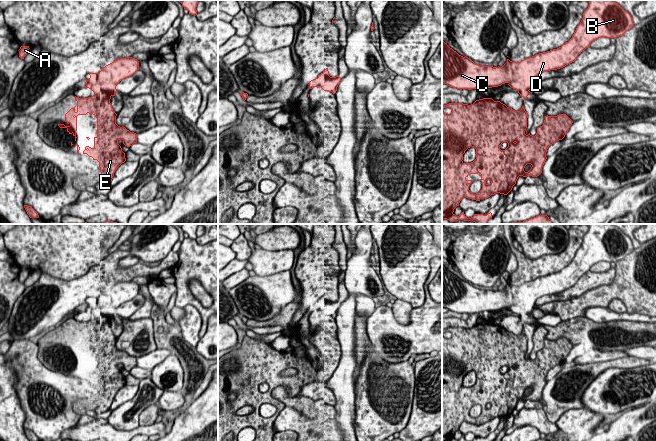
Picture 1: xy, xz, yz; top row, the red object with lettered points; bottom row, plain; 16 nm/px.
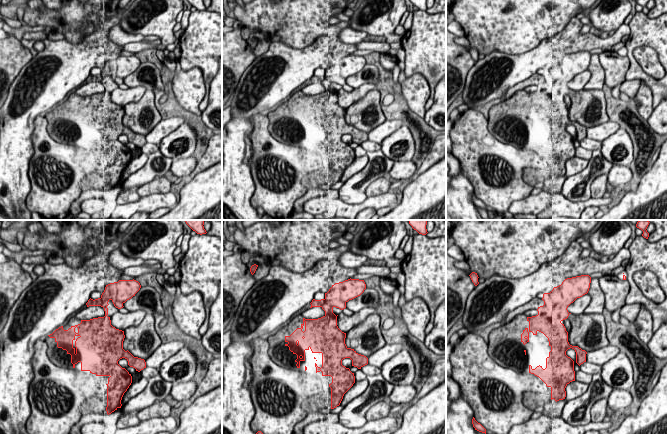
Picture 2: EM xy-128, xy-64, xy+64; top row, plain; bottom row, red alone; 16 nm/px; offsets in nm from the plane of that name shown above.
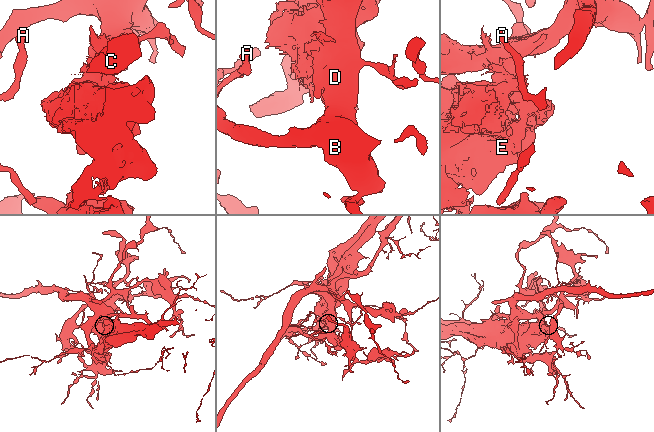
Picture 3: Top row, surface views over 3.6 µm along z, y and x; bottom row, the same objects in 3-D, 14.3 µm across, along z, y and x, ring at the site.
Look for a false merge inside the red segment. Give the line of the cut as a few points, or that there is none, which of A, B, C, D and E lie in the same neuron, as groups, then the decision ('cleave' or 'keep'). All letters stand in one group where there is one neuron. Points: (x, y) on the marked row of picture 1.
cut xy (112, 62), (110, 77), (116, 84); groups A B C D / E; cleave

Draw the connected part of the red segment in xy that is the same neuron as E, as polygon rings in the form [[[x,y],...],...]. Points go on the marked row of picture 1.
[[[112,63],[102,68],[97,74],[98,83],[93,87],[94,96],[88,98],[75,96],[77,105],[65,114],[65,122],[68,125],[58,124],[60,128],[66,128],[76,141],[77,116],[89,113],[97,118],[97,136],[94,137],[94,147],[86,146],[83,154],[99,162],[100,172],[103,175],[103,179],[99,182],[102,183],[103,188],[110,185],[115,171],[126,161],[125,153],[118,141],[122,139],[127,147],[137,143],[136,133],[116,124],[117,114],[110,103],[110,93],[117,84],[110,78],[111,68]]]

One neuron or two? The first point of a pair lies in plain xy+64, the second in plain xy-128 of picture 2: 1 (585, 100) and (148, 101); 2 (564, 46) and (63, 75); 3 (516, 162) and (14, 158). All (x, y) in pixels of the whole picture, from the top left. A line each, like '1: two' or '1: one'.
1: one
2: one
3: two

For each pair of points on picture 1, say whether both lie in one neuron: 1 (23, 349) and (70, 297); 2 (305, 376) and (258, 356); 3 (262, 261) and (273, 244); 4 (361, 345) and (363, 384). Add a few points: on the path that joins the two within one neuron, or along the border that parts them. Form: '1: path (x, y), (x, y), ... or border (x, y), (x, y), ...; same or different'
1: border (13, 339), (28, 340); different
2: path (295, 364), (292, 361), (270, 361); same
3: border (261, 248), (268, 250), (292, 250); different
4: border (372, 346), (361, 365), (355, 383); different

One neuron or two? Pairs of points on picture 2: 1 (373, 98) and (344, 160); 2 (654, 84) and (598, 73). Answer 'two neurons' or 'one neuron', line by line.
1: two neurons
2: two neurons

